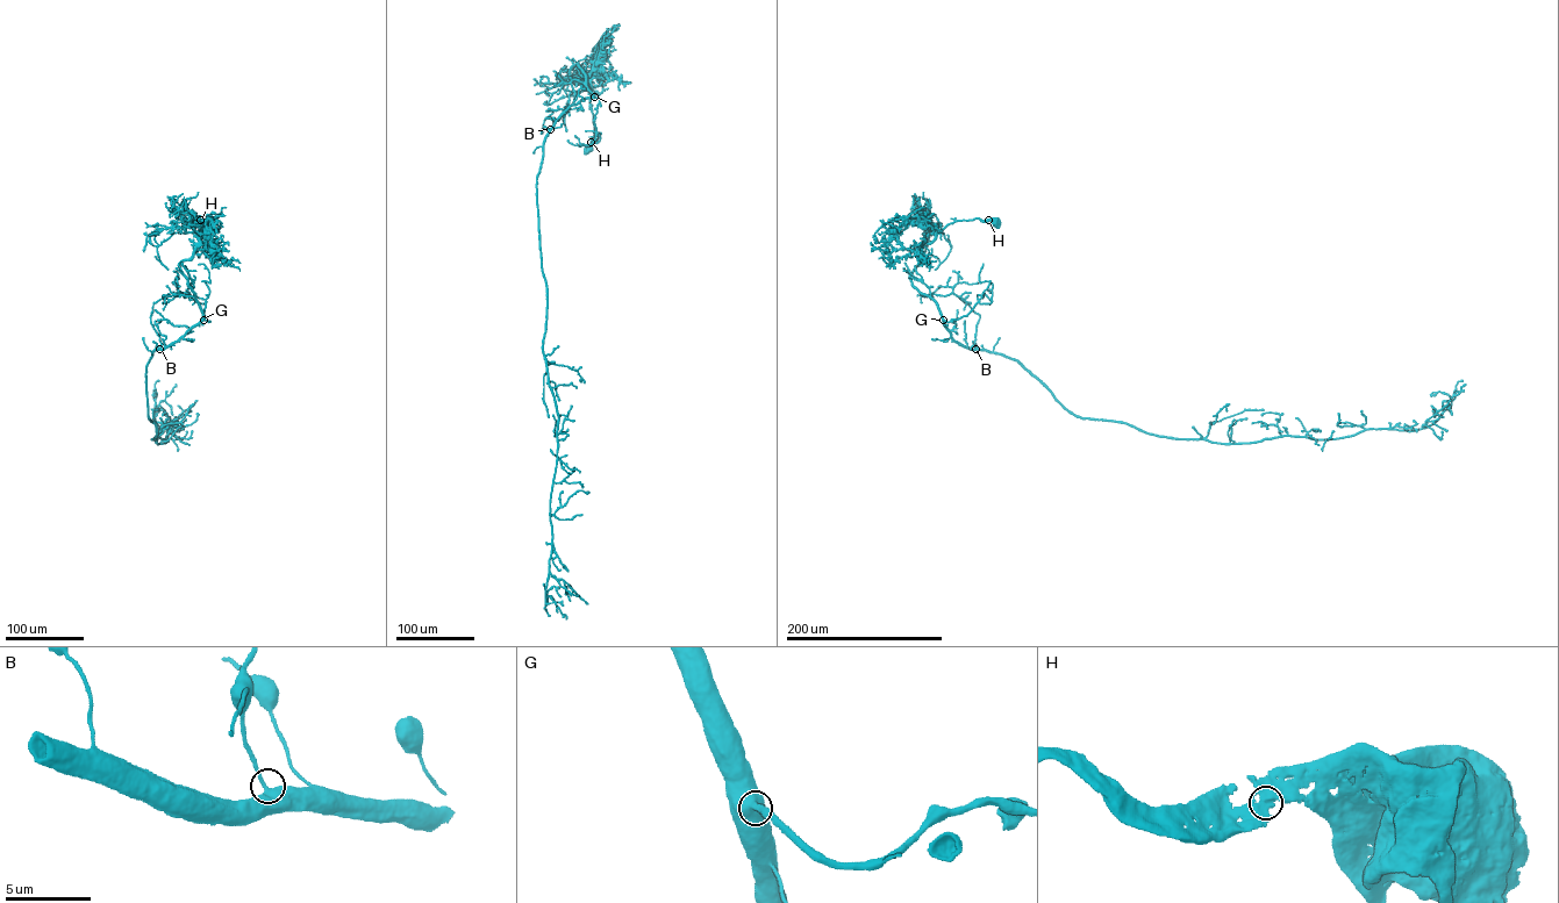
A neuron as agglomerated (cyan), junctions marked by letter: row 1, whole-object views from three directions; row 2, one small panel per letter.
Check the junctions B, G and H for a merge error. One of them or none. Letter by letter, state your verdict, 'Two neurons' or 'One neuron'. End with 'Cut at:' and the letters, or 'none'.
B: One neuron
G: One neuron
H: One neuron
Cut at: none

